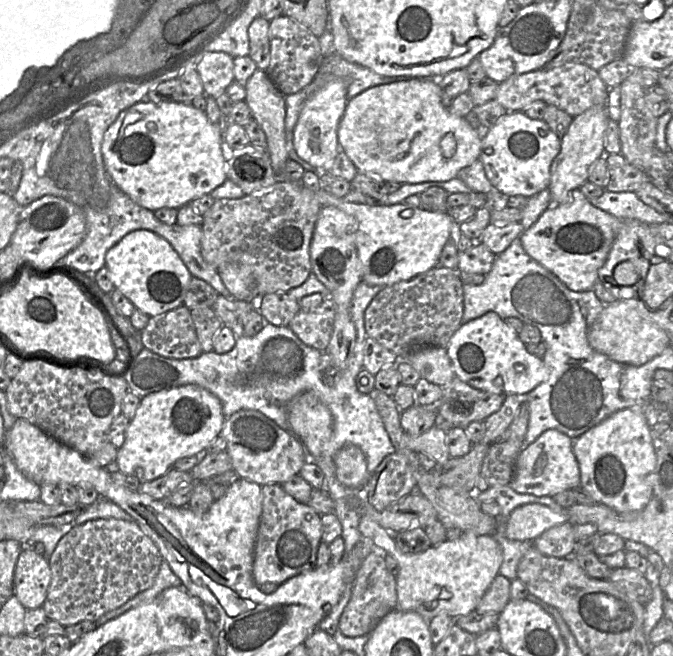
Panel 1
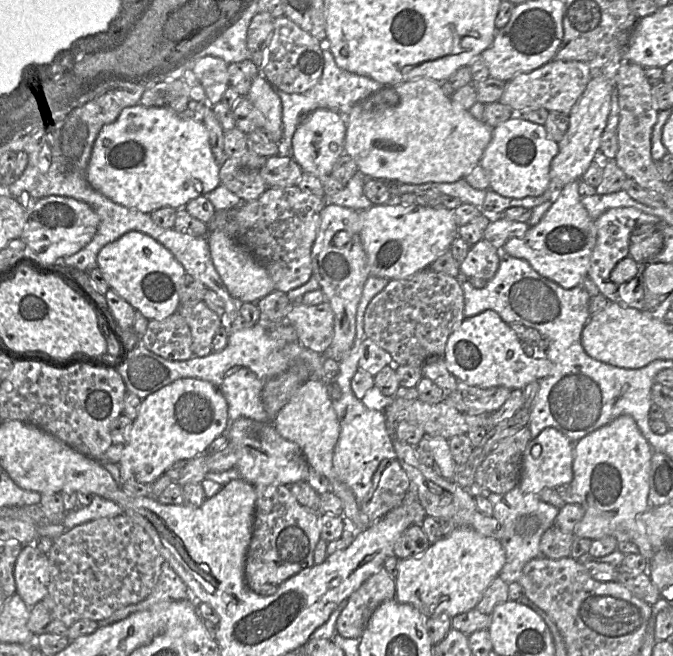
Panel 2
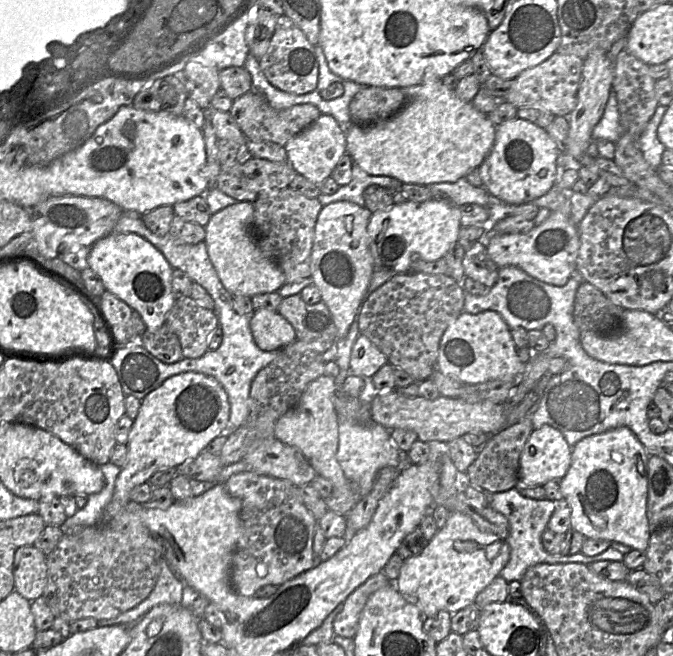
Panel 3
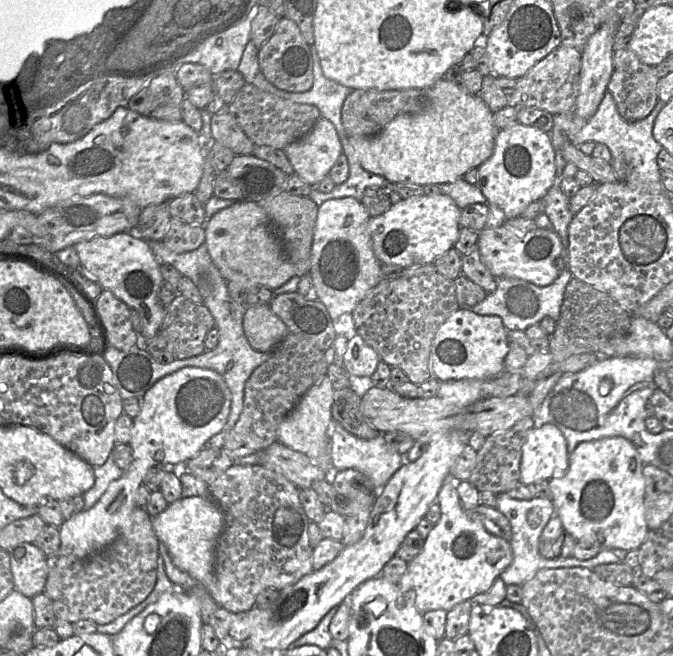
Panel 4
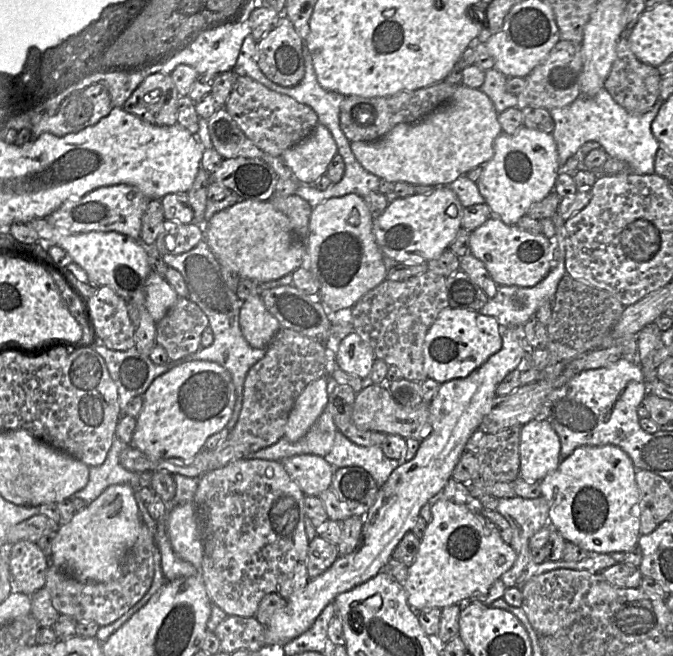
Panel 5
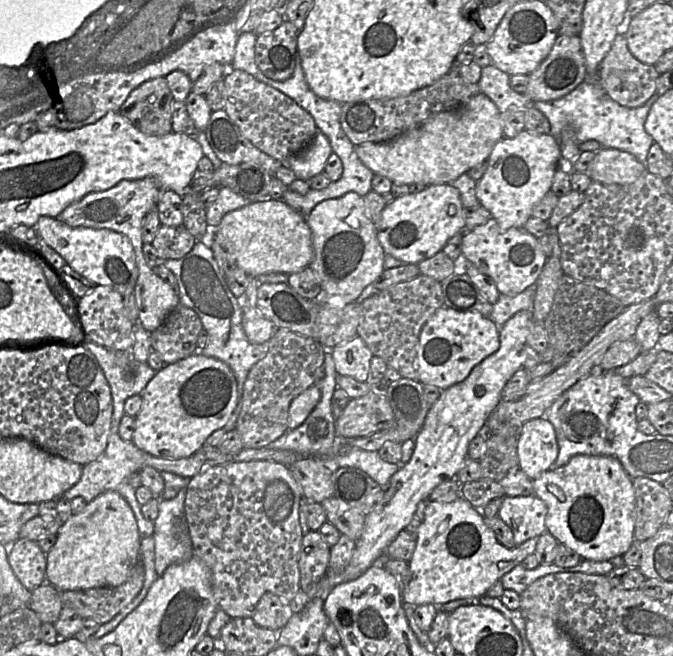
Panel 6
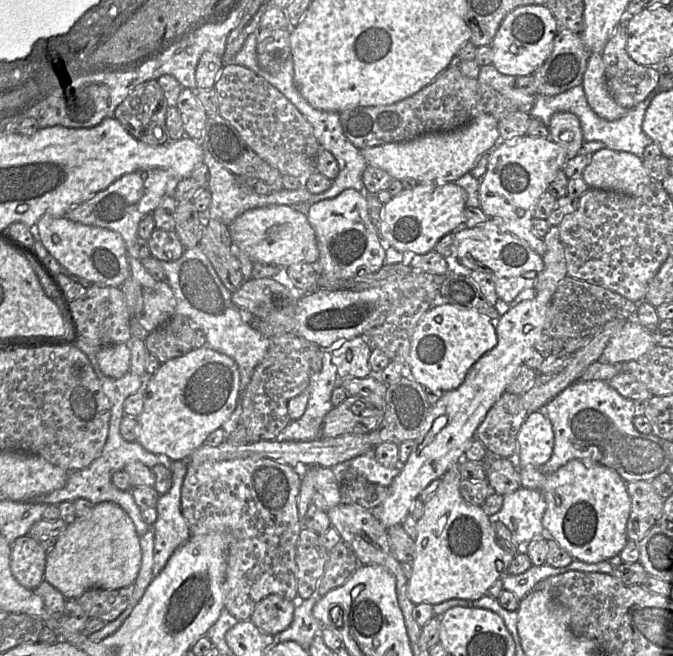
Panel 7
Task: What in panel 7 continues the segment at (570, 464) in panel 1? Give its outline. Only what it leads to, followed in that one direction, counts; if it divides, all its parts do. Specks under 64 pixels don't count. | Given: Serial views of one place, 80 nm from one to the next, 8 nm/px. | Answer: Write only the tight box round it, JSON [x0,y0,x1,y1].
[517,412,554,468]

